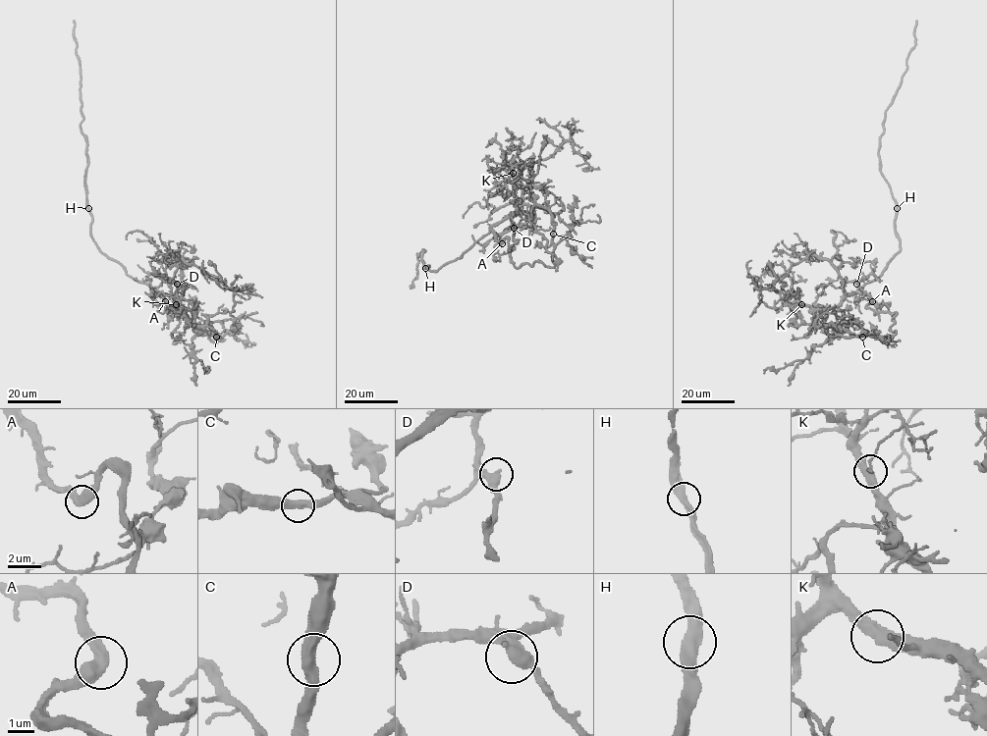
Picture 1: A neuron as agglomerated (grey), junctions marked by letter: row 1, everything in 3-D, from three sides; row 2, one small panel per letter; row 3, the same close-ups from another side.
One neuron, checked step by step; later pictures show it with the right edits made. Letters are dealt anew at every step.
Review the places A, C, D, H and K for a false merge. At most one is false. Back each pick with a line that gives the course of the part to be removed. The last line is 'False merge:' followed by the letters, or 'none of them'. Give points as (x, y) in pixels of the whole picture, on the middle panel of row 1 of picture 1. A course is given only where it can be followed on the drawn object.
False merge: none of them

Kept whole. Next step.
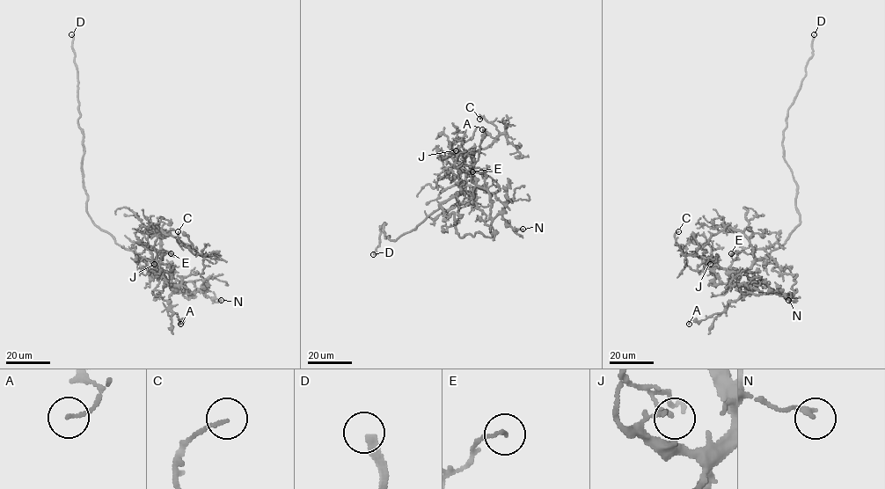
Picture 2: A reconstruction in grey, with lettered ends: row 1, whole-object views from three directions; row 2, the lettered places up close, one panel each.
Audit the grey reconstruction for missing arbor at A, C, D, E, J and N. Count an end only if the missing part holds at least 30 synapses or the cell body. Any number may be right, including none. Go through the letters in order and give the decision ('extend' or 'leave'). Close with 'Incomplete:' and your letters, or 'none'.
A: leave
C: leave
D: extend
E: leave
J: leave
N: leave
Incomplete: D

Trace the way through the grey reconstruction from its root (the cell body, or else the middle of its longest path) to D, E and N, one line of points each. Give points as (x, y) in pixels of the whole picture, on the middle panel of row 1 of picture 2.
D: (407, 232), (391, 240), (388, 236), (385, 237), (384, 222), (379, 227), (380, 244), (373, 254)
E: (407, 232), (435, 212), (441, 203), (457, 196), (464, 180), (472, 171)
N: (407, 232), (466, 186), (493, 193), (505, 206), (502, 214), (505, 222), (513, 228), (522, 229)

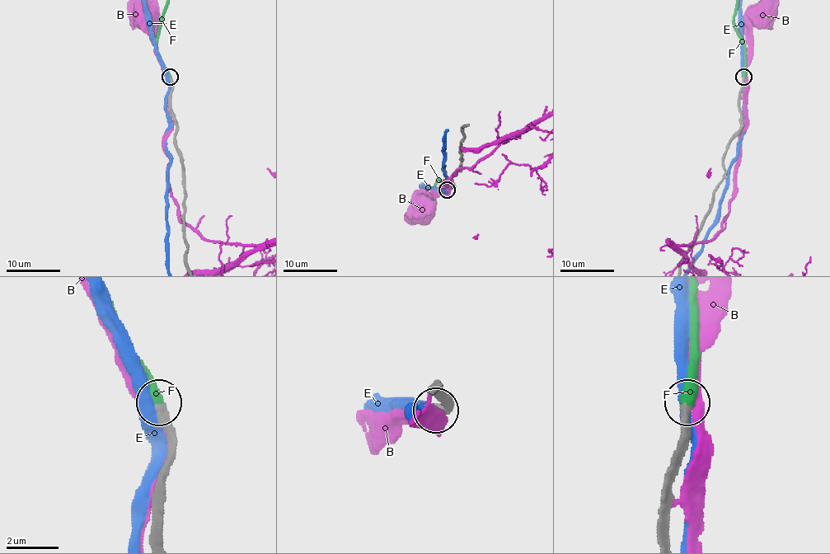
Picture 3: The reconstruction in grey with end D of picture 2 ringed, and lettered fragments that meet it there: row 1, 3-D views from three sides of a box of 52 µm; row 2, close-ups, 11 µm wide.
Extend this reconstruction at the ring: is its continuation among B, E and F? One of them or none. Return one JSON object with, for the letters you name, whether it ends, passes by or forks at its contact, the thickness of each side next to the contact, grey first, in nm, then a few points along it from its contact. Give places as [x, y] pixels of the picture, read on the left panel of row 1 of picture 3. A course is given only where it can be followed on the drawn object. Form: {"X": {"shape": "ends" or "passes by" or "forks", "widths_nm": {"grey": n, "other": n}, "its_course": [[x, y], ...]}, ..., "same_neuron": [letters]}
{"F": {"shape": "ends", "widths_nm": {"grey": 360, "other": 460}}, "same_neuron": ["F"]}

